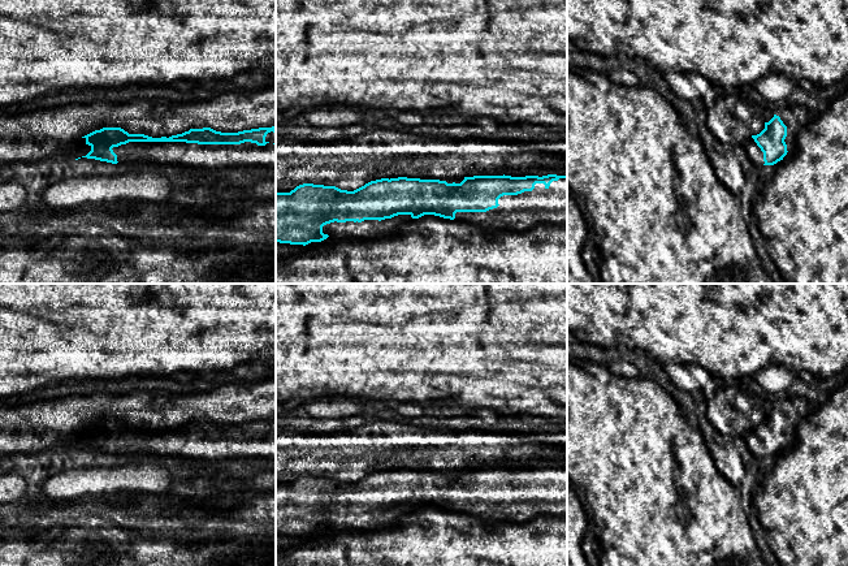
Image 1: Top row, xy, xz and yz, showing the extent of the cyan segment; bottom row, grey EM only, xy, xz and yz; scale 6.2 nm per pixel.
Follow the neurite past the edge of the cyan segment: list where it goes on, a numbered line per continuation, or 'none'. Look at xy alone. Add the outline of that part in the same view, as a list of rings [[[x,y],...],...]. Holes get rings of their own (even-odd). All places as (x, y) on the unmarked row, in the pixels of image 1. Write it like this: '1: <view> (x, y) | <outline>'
1: xy (212, 448) | [[[268,424],[265,437],[245,433],[241,436],[198,436],[186,433],[129,433],[113,438],[120,455],[144,453],[196,459],[273,458],[276,459],[276,425]]]

